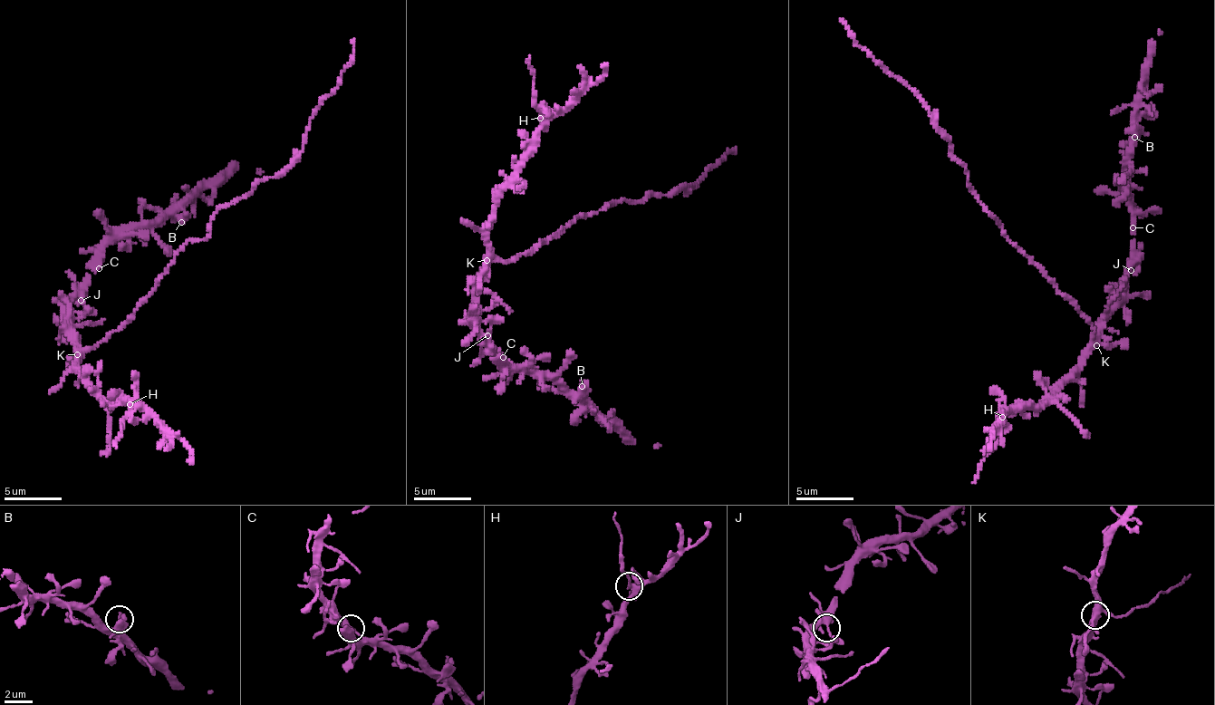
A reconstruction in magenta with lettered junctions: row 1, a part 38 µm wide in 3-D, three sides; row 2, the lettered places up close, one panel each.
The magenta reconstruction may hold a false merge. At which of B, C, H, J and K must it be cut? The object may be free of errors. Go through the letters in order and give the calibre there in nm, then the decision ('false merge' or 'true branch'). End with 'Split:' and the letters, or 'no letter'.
B: 300 nm thick; true branch
C: 420 nm thick; true branch
H: 360 nm thick; false merge
J: 320 nm thick; true branch
K: 400 nm thick; true branch
Split: H

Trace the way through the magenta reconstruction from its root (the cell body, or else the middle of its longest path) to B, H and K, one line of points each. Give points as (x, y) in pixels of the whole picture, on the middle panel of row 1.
B: (525, 253), (489, 265), (479, 285), (476, 332), (504, 369), (551, 374), (570, 392), (582, 386)
H: (525, 253), (506, 260), (496, 255), (488, 239), (489, 216), (498, 204), (503, 186), (542, 125), (540, 117)
K: (525, 253), (506, 260), (486, 260)

